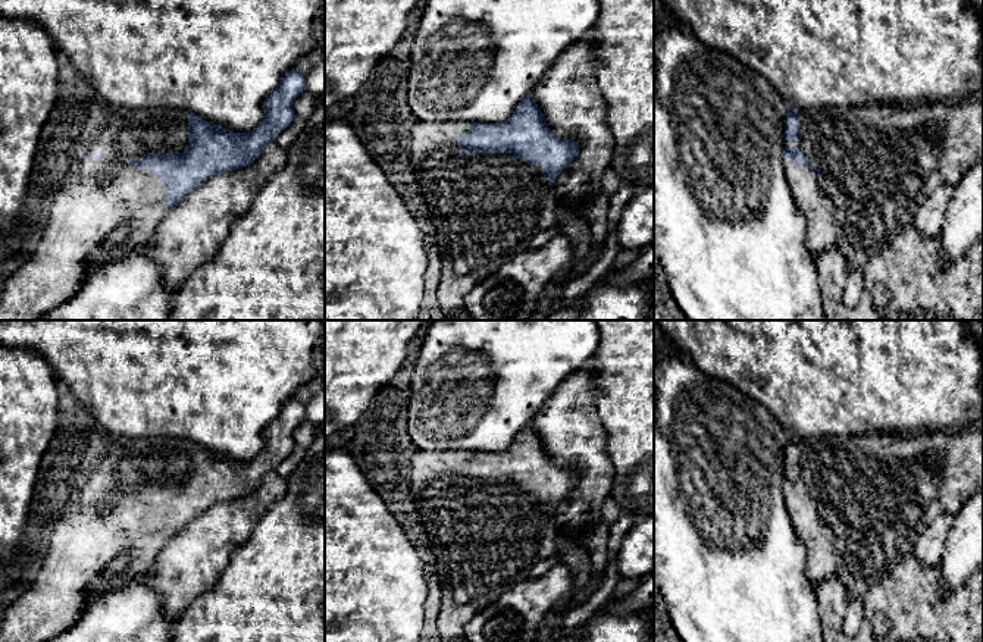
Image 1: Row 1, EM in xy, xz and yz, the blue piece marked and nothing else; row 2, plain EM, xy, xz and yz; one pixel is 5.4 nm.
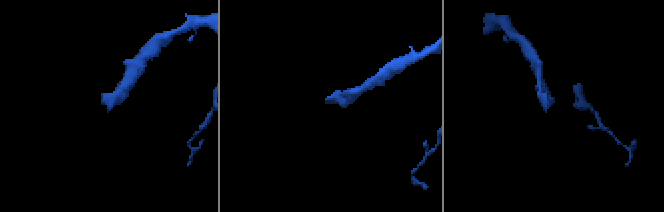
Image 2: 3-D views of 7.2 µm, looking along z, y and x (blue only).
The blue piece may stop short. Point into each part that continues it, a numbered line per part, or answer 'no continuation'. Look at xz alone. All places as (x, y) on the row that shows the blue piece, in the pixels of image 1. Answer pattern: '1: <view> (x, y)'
1: xz (485, 207)

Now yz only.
1: yz (879, 165)

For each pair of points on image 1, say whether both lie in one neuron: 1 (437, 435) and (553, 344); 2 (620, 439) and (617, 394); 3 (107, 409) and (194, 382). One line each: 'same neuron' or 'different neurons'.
1: same neuron
2: same neuron
3: same neuron

